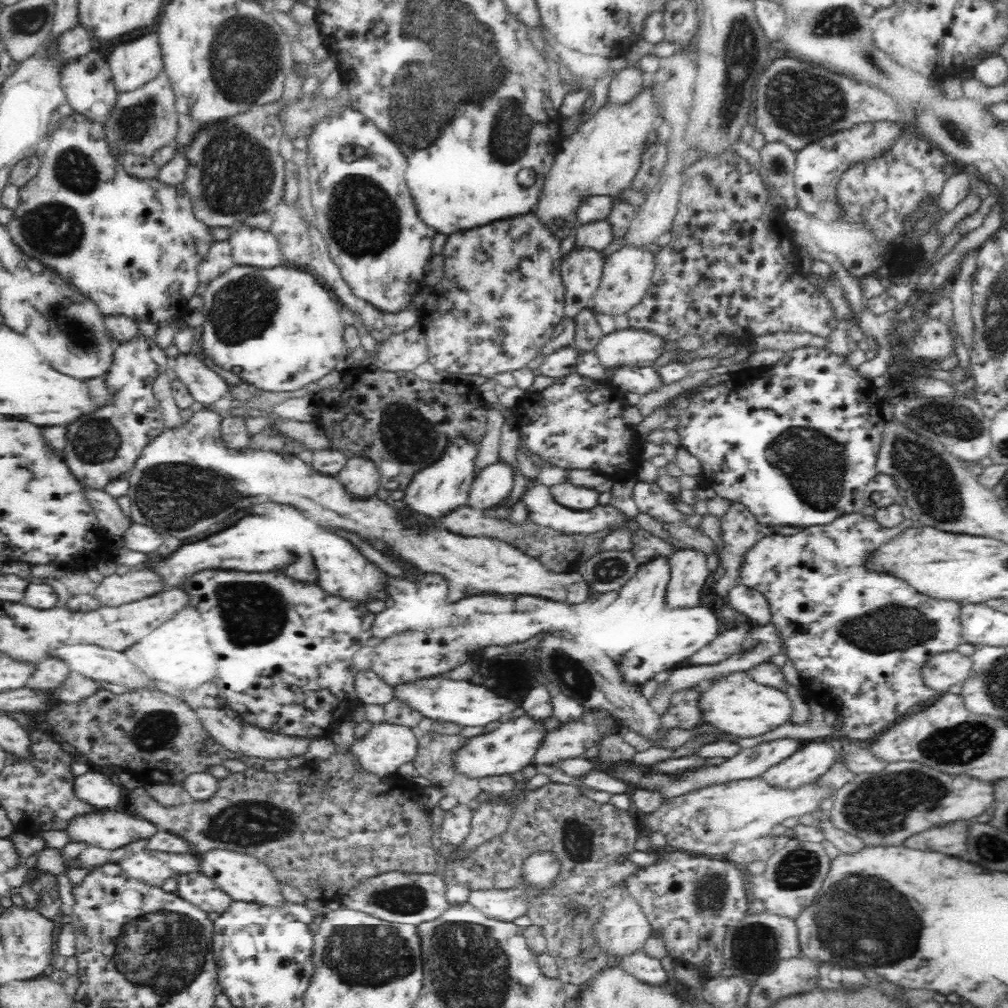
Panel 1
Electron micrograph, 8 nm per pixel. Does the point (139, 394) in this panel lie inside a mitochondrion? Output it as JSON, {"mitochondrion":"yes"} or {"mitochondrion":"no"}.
{"mitochondrion":"no"}

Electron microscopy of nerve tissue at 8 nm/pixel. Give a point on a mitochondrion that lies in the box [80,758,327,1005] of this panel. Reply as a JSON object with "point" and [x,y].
{"point":[158,950]}

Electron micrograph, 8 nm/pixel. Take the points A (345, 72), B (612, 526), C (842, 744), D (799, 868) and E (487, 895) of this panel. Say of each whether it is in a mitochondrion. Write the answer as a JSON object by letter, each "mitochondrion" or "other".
{"A":"other","B":"other","C":"other","D":"mitochondrion","E":"other"}

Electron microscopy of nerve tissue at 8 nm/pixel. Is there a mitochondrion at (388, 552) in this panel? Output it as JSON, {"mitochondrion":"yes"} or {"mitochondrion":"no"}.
{"mitochondrion":"no"}

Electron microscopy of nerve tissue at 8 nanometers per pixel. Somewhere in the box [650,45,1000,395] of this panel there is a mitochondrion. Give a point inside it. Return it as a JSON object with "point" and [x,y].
{"point":[803,104]}

